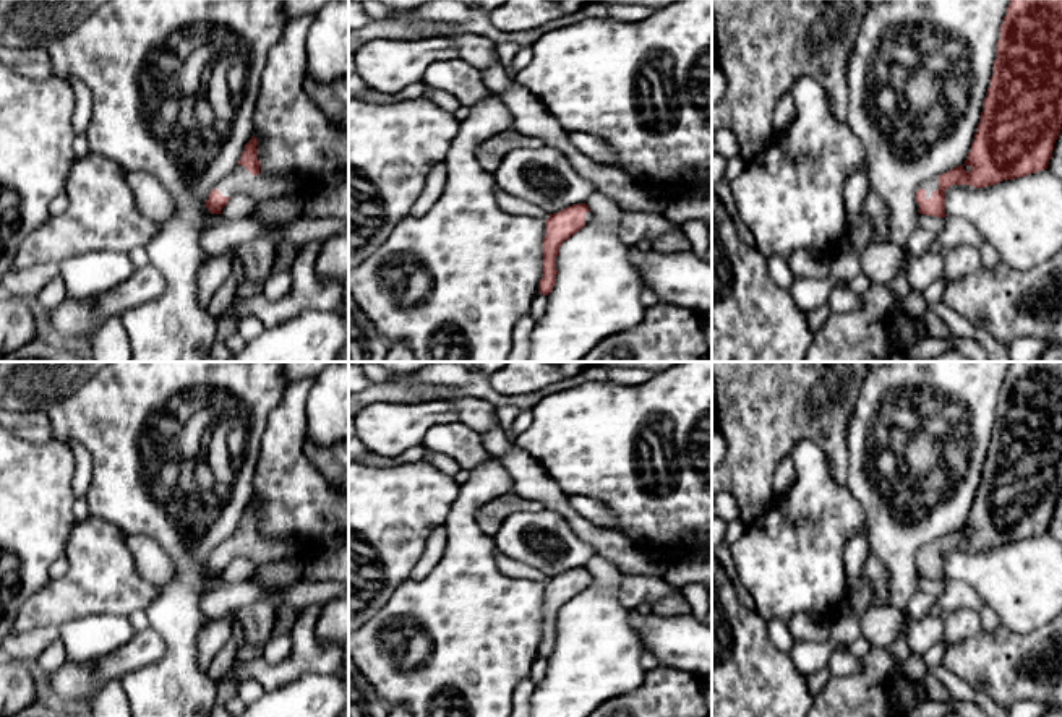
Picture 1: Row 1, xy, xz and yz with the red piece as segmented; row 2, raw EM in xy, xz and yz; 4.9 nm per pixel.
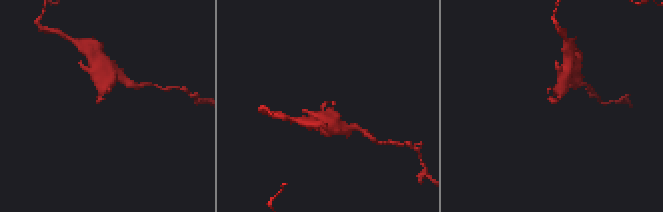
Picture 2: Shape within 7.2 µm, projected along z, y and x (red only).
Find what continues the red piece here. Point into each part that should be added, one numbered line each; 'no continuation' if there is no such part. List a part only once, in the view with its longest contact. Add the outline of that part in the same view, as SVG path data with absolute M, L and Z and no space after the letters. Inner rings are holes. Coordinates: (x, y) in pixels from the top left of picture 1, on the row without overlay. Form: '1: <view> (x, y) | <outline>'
1: yz (929, 549) | M934 540L934 542L929 542L926 543L919 552L924 553L924 561L929 563L931 561L931 556L939 553L939 548L937 548L937 542L939 540Z

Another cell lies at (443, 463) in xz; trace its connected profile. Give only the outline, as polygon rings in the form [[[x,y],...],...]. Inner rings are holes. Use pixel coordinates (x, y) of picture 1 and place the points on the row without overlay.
[[[436,451],[426,454],[426,462],[430,462],[439,472],[447,474],[447,475],[456,475],[460,470],[460,466],[457,464],[457,461],[454,461],[447,454],[441,454]]]

